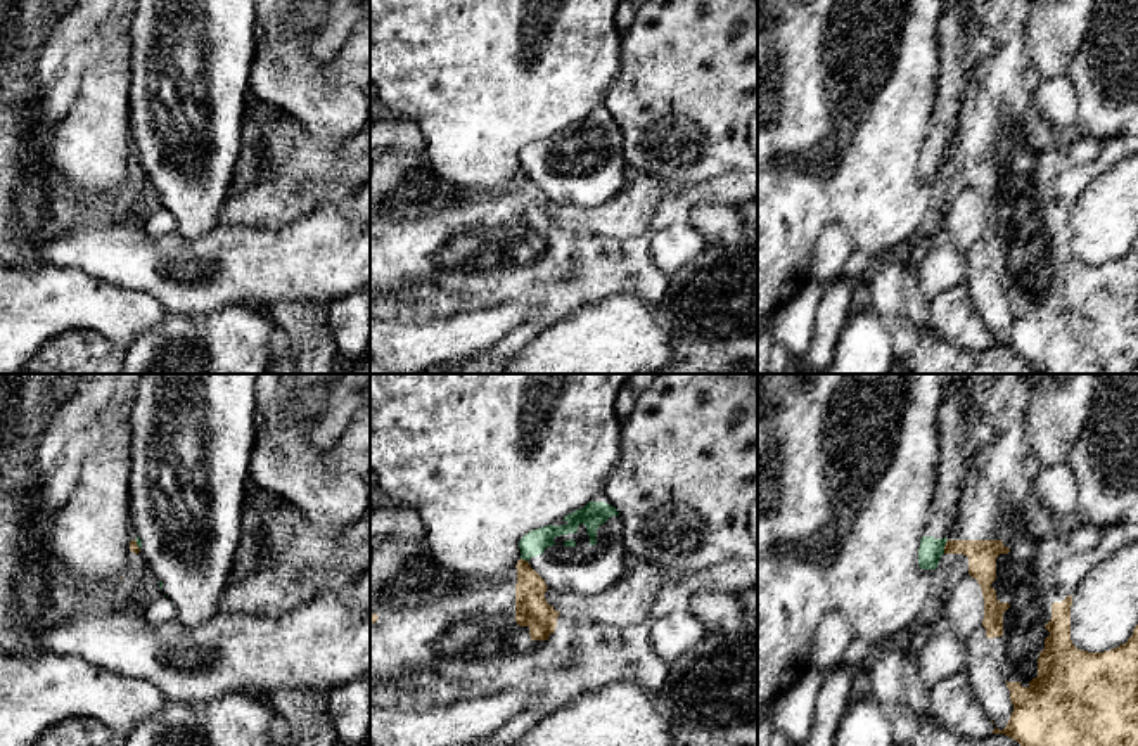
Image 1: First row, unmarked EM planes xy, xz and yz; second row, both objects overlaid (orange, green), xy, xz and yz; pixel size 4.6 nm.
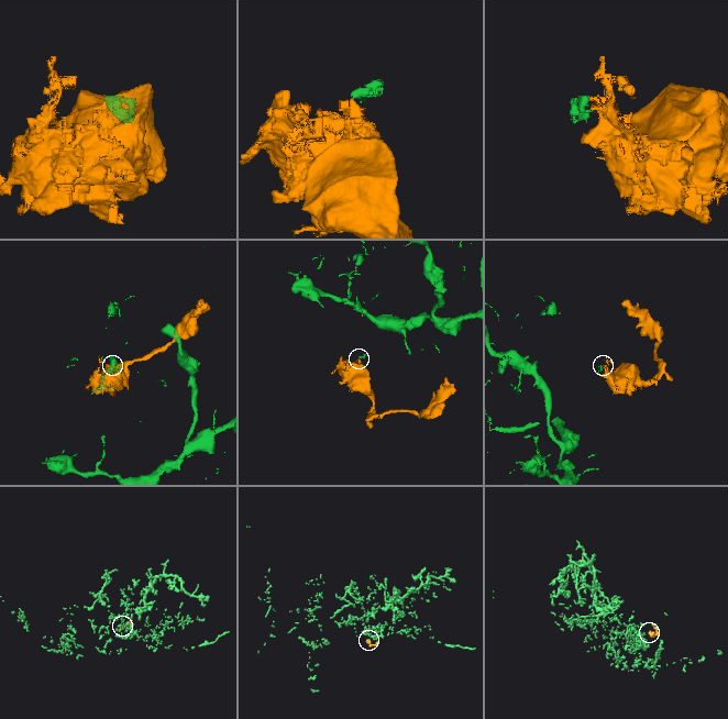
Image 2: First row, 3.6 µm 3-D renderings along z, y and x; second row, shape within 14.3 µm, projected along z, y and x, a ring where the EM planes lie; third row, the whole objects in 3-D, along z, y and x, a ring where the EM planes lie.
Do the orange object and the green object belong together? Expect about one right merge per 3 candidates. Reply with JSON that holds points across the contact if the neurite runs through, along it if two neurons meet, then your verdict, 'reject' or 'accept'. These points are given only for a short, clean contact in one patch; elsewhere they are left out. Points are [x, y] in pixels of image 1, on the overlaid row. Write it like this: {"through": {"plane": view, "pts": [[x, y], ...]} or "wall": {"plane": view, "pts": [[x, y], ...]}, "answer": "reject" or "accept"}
{"wall": {"plane": "yz", "pts": [[948, 540], [943, 553]]}, "answer": "reject"}

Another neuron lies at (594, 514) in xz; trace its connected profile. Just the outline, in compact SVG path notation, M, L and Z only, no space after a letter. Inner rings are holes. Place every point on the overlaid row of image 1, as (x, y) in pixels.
M605 493L524 535L521 559L560 594L598 595L624 573L624 523Z

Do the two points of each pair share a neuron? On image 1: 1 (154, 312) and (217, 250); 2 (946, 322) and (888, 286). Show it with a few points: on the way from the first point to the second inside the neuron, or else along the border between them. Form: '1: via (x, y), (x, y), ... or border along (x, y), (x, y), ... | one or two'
1: border along (123, 289), (149, 293), (170, 314) | two
2: border along (933, 327), (965, 352) | two

